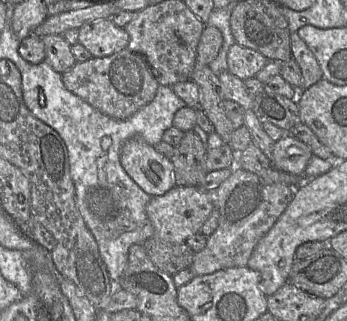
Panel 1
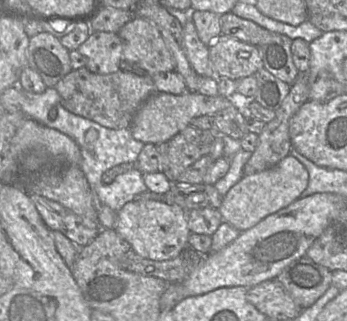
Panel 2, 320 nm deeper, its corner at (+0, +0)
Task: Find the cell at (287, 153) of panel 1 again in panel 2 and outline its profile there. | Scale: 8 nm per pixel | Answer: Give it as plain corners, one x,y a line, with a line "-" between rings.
290,154
272,168
251,175
244,175
223,198
219,208
223,221
241,232
250,229
267,216
299,199
307,188
308,181
307,169

